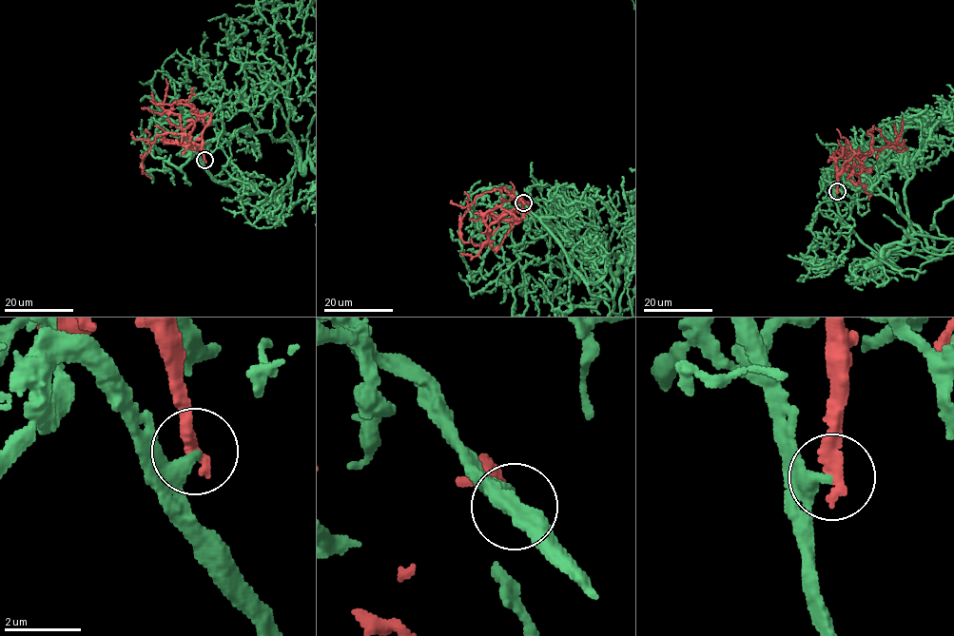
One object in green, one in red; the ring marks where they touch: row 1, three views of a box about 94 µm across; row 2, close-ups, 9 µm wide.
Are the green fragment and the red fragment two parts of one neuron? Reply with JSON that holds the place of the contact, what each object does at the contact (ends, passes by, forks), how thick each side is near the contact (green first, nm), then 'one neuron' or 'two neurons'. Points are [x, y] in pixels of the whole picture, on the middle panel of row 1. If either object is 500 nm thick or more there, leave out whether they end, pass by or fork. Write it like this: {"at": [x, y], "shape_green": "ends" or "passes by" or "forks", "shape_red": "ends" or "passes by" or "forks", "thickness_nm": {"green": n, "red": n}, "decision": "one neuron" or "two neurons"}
{"at": [523, 202], "shape_green": "ends", "shape_red": "ends", "thickness_nm": {"green": 320, "red": 400}, "decision": "two neurons"}

